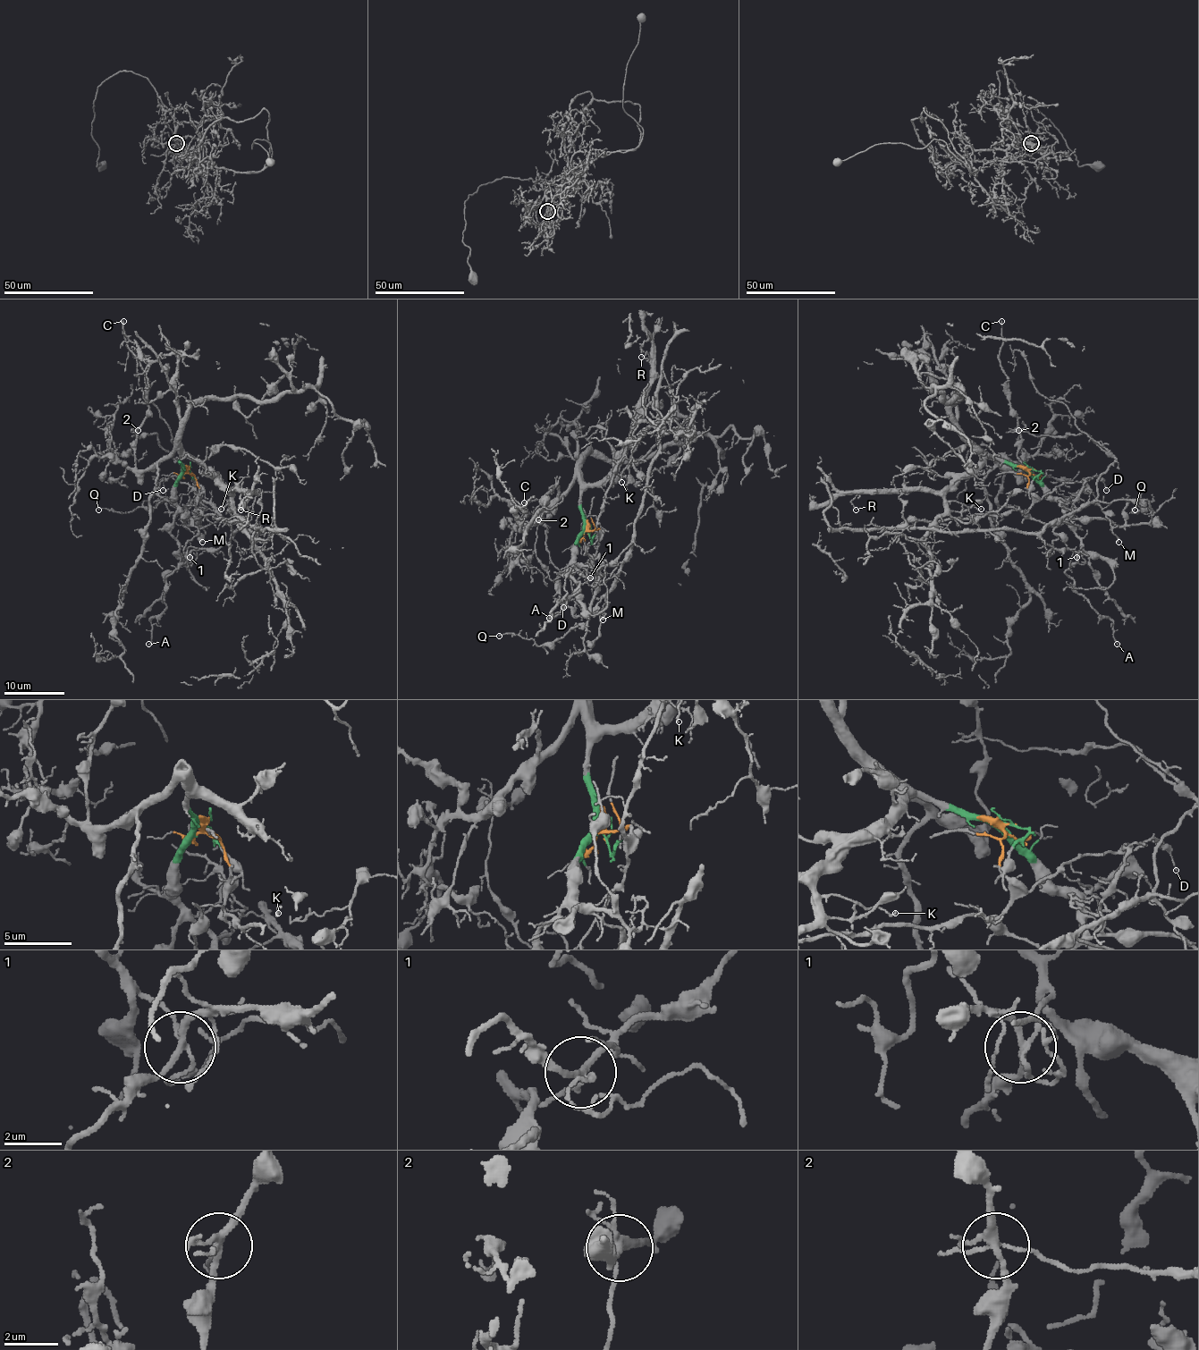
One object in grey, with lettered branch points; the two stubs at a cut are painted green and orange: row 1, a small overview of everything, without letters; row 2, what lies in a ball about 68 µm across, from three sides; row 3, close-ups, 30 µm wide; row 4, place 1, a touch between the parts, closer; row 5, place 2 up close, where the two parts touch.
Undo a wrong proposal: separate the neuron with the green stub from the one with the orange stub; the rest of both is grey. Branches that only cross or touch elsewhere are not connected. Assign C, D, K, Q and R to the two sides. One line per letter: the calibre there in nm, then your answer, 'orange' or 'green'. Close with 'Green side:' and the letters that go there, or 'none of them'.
C: calibre 150 nm; green
D: calibre 90 nm; orange
K: calibre 150 nm; green
Q: calibre 130 nm; green
R: calibre 120 nm; green
Green side: C, K, Q, R

